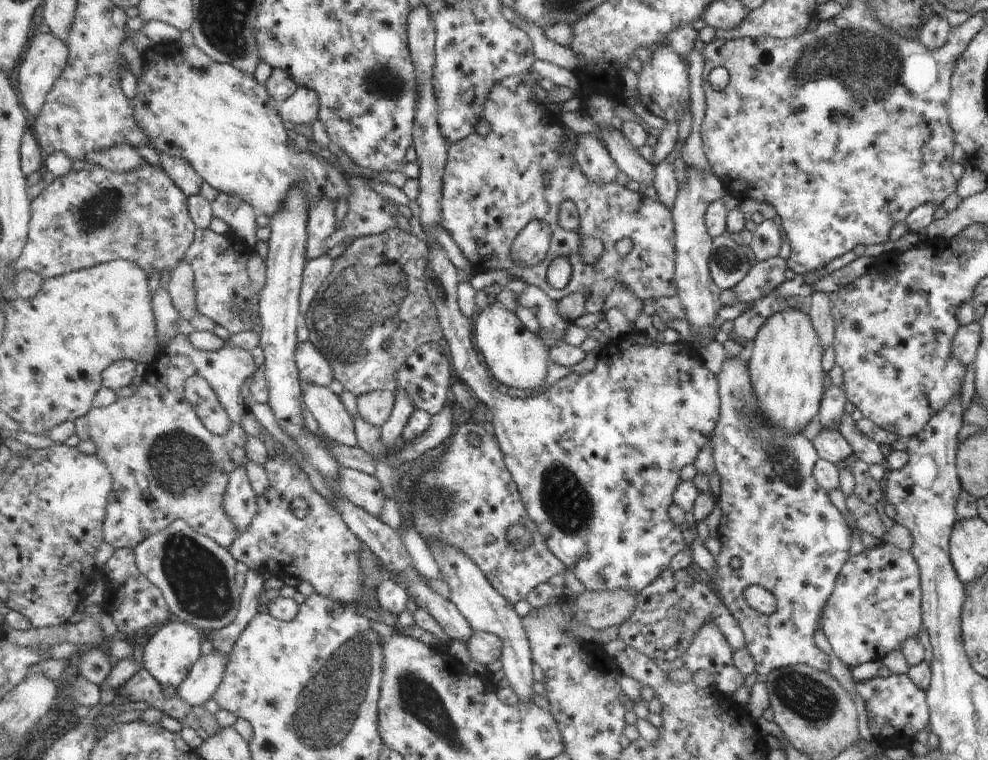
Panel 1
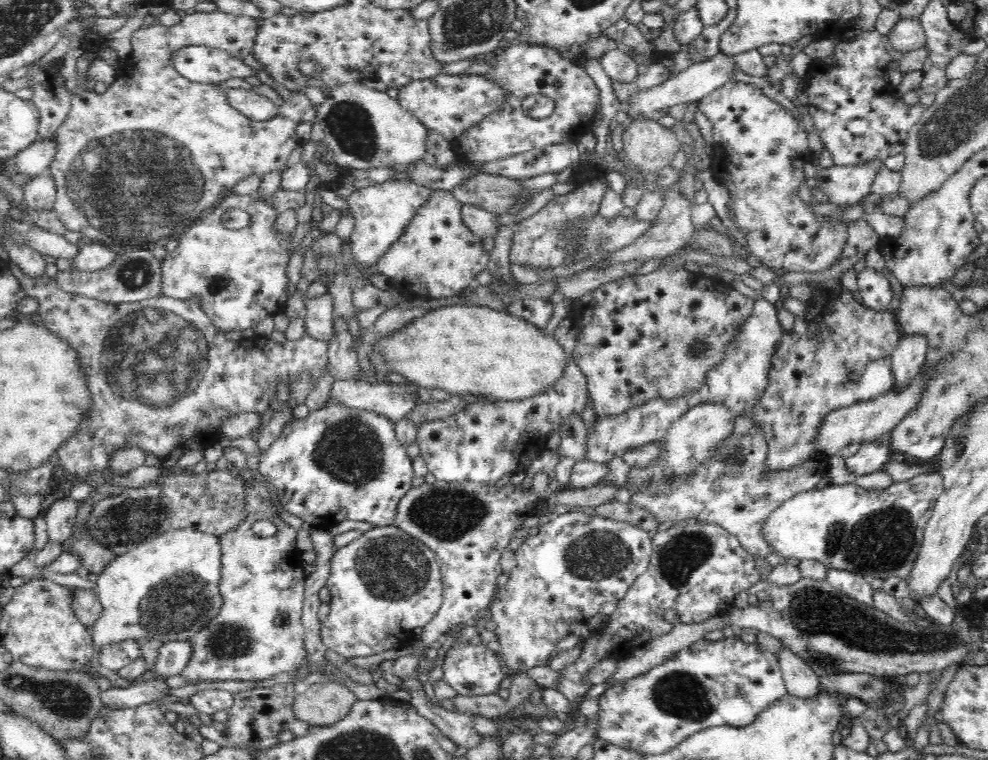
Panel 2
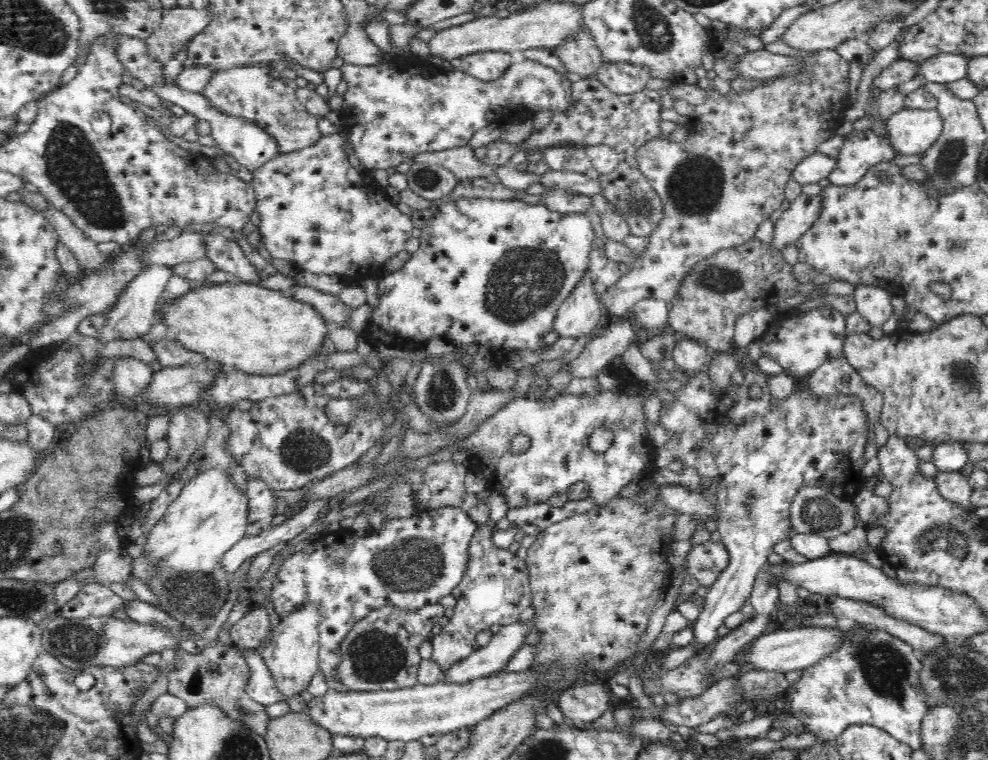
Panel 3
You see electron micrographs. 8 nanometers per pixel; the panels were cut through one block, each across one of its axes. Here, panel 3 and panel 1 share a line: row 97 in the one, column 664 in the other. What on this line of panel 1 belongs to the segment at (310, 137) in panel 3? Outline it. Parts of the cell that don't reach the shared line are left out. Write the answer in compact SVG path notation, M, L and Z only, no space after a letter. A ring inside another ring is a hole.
M530 71L517 76L513 75L507 77L504 81L498 82L493 86L492 93L489 94L489 99L485 102L484 110L481 112L481 119L486 120L490 125L490 131L487 136L473 133L471 136L465 138L464 141L448 145L447 168L445 168L445 174L443 177L443 202L441 202L441 206L443 206L443 229L450 235L464 256L474 265L477 273L507 270L507 272L511 272L511 274L515 276L515 279L522 280L523 282L526 282L527 285L538 286L553 298L553 300L560 301L566 296L579 294L579 292L581 292L581 294L585 294L585 298L589 298L589 296L593 296L593 294L599 294L599 296L606 298L611 294L611 292L613 292L613 286L615 286L616 283L620 283L625 286L636 298L639 298L641 302L645 299L652 300L663 296L679 296L679 288L677 288L676 284L676 222L674 221L672 210L669 207L663 206L659 201L653 201L647 198L647 196L643 194L643 189L641 191L630 190L629 188L626 188L625 185L621 185L616 181L605 184L605 186L601 186L600 183L589 182L588 176L584 174L584 171L581 170L581 166L577 163L576 156L573 156L573 154L575 154L574 149L571 148L571 156L571 154L562 147L564 124L560 122L559 116L553 117L550 114L545 114L545 110L541 108L544 104L541 104L537 99L536 94L533 93L535 84L539 85L537 79L536 73ZM545 175L547 175L548 179L547 186L543 185L543 176ZM563 200L571 200L578 210L580 225L575 231L565 230L565 228L559 224L559 212L561 212L561 202L563 202ZM531 220L543 221L550 224L553 232L553 240L551 241L551 252L547 254L547 258L545 258L539 266L529 266L529 268L525 268L525 266L521 266L521 264L517 264L517 262L513 260L511 252L513 243L515 242L517 235L520 233L523 224L528 223ZM582 234L584 237L593 236L594 238L599 239L601 244L603 244L603 254L594 264L585 263L579 255L579 244L581 244ZM623 238L628 238L633 244L632 249L627 255L618 254L615 250L615 243L619 242L619 240L623 240ZM557 258L566 258L572 270L570 280L563 289L551 288L551 284L549 284L549 280L547 280L549 264L553 264Z

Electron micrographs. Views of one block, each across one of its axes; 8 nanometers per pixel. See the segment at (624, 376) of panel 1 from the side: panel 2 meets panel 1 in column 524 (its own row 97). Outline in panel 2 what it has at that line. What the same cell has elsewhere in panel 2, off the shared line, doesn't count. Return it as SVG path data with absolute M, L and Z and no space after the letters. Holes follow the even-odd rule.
M438 73L436 76L411 80L399 89L398 102L404 111L412 114L427 129L442 133L450 142L466 127L478 124L484 116L494 110L500 110L503 102L503 90L483 78L483 75Z

